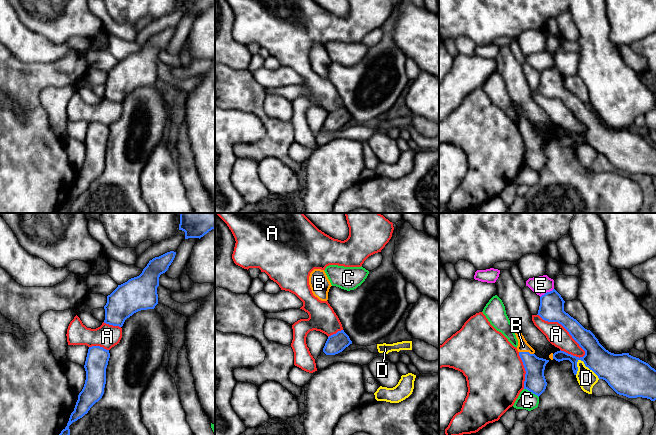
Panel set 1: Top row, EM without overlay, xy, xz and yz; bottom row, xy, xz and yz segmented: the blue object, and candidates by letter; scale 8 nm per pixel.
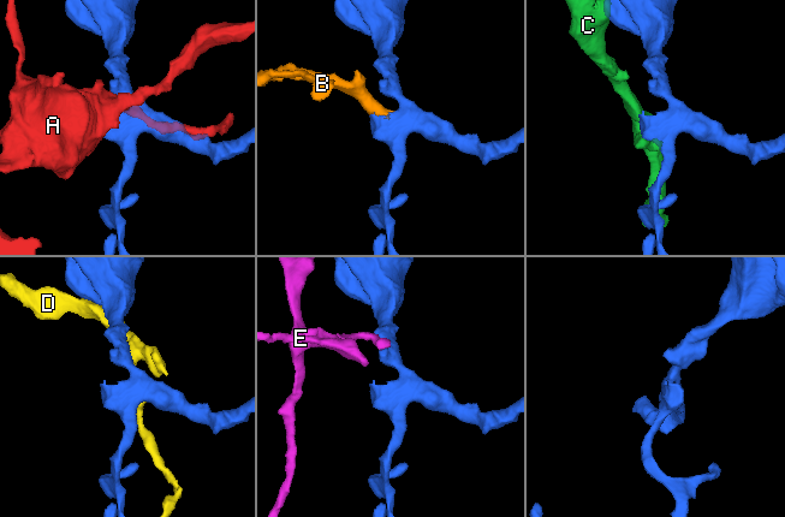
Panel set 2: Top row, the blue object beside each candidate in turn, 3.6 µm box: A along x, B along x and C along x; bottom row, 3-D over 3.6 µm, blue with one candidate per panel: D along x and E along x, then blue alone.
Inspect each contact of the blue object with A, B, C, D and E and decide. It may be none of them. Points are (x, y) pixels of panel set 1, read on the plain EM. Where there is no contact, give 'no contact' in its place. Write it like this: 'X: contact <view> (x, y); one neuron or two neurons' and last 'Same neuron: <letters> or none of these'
A: contact yz (564, 103); two neurons
B: contact yz (526, 128); one neuron
C: contact yz (531, 167); two neurons
D: contact yz (588, 143); two neurons
E: contact yz (547, 68); two neurons
Same neuron: B

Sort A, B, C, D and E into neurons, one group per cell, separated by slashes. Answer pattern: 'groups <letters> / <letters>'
groups A / B / C / D / E

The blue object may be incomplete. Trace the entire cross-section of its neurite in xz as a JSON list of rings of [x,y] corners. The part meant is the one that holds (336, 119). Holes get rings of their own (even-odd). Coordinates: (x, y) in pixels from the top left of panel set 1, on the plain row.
[[[341,106],[328,113],[323,128],[326,131],[335,131],[342,128],[350,120],[352,120],[352,117],[349,112],[344,108],[344,106]]]

